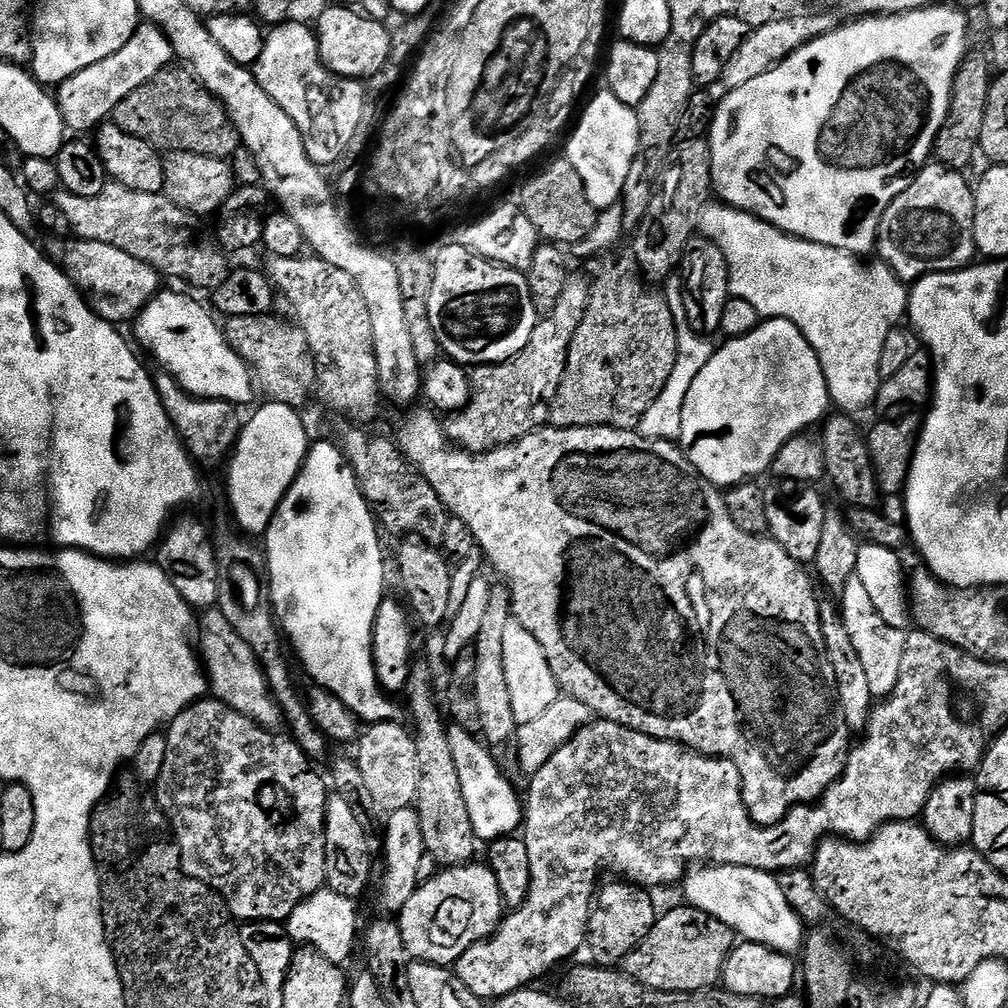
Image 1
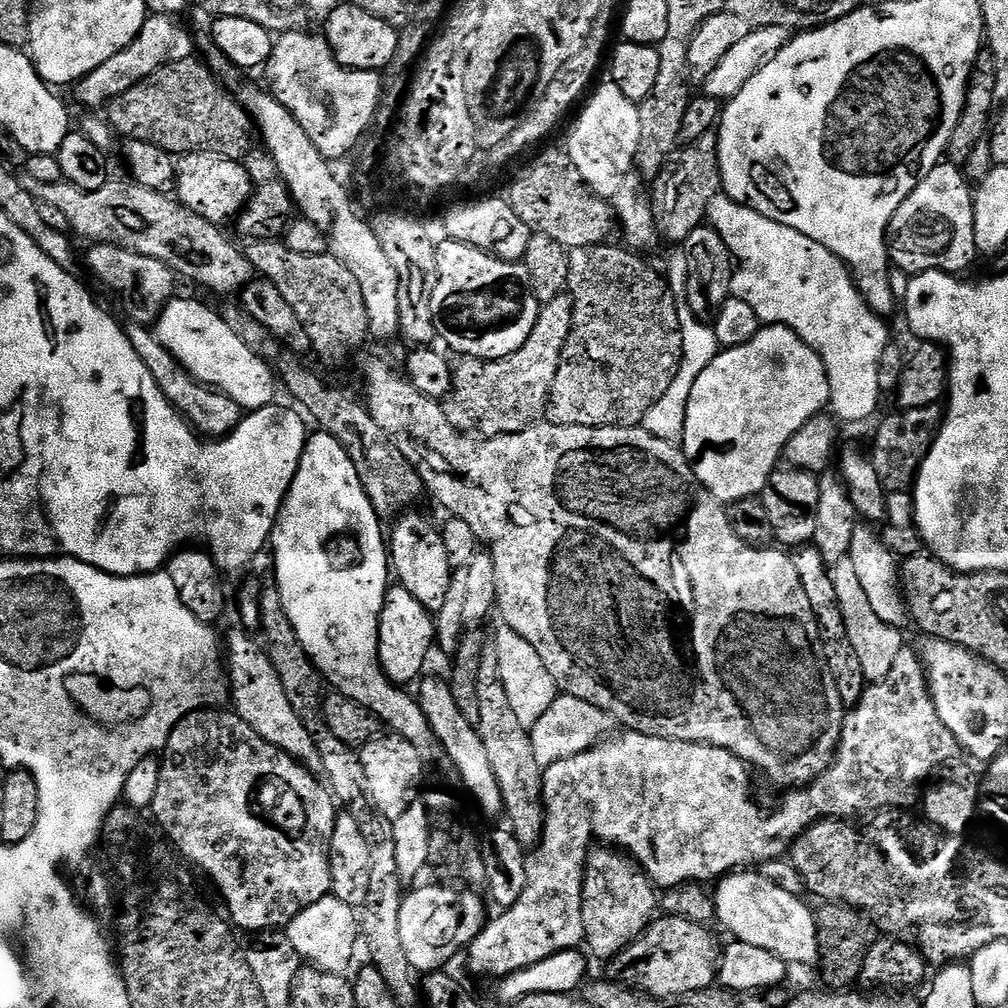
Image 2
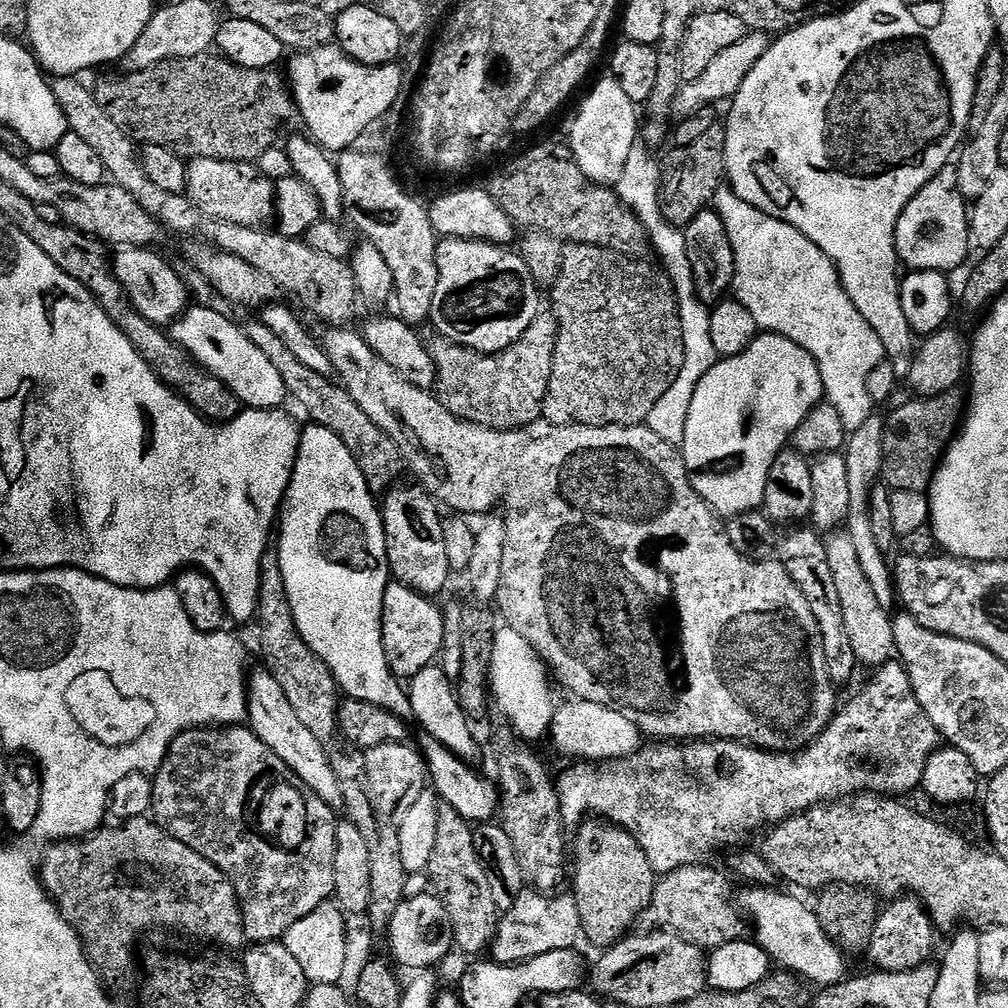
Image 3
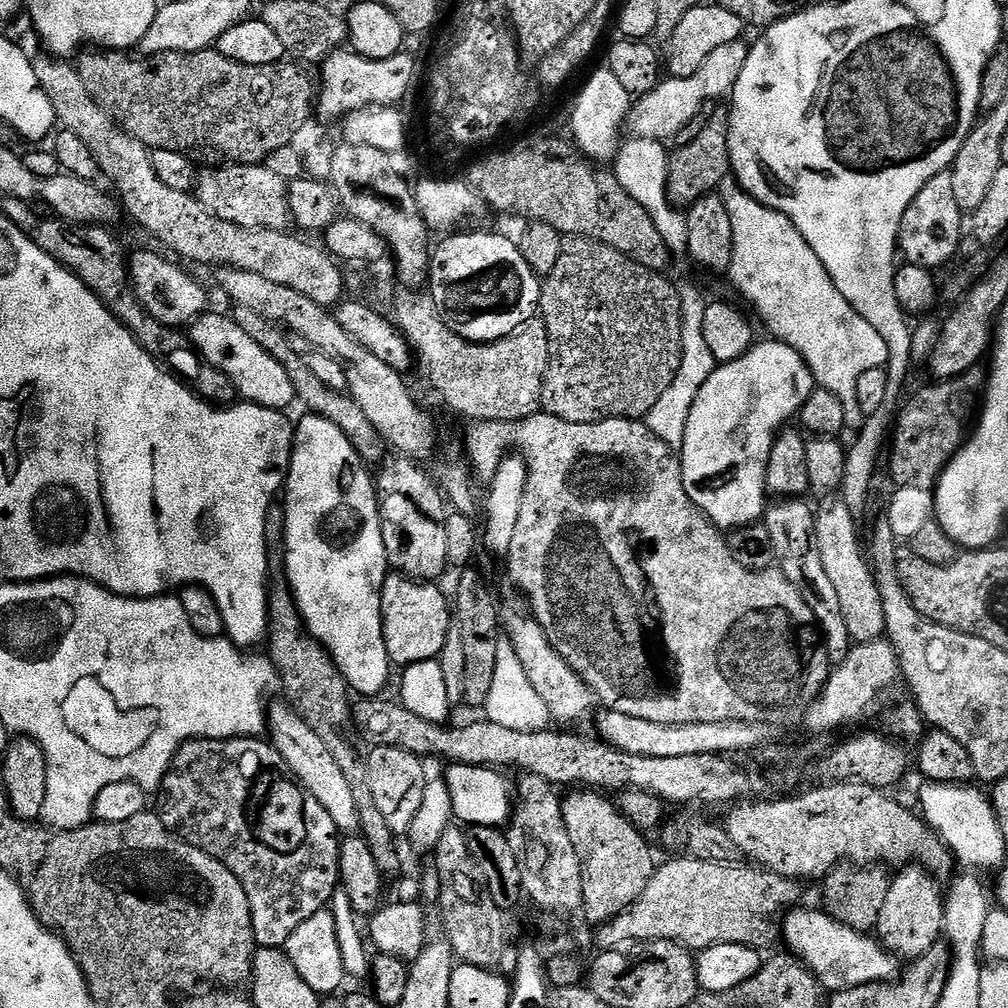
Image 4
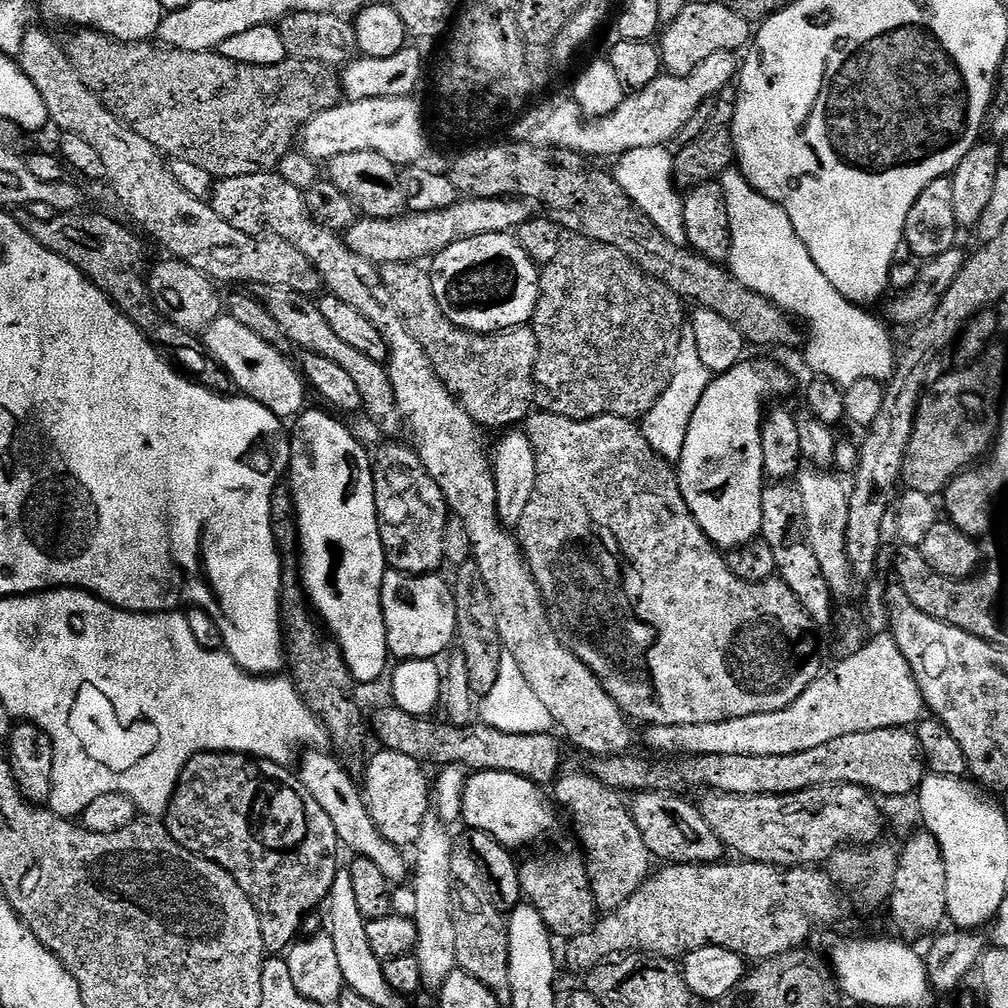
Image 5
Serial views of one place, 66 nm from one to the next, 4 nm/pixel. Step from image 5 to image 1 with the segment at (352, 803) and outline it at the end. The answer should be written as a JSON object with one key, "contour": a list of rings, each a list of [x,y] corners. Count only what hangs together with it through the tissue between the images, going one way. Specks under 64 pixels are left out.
{"contour":[[[208,610],[201,616],[204,617],[201,620],[199,617],[198,620],[198,652],[202,657],[202,667],[208,678],[211,695],[256,724],[269,730],[279,729],[279,724],[282,724],[280,705],[276,703],[264,668],[254,650],[250,650],[250,646],[246,646],[246,642],[238,638],[234,626],[226,622],[226,614],[218,610]]]}

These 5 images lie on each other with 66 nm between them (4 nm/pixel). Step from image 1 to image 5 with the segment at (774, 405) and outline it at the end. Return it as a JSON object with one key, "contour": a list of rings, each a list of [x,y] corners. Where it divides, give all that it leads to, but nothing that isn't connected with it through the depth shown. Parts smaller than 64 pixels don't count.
{"contour":[[[764,360],[758,361],[757,364],[748,363],[749,362],[741,362],[733,366],[730,371],[719,373],[719,375],[713,379],[711,386],[706,390],[706,394],[702,394],[702,402],[698,402],[698,410],[694,410],[694,418],[690,418],[690,430],[686,430],[686,446],[682,446],[682,458],[678,462],[678,475],[680,478],[682,498],[686,498],[686,506],[690,506],[690,514],[694,514],[694,518],[698,522],[698,526],[702,526],[706,538],[710,538],[712,543],[721,550],[740,548],[761,535],[762,496],[766,487],[764,463],[762,462],[762,434],[760,433],[762,413],[766,408],[764,399],[766,399],[768,395],[784,396],[792,388],[792,376],[786,369],[779,368],[776,364],[767,364]]]}

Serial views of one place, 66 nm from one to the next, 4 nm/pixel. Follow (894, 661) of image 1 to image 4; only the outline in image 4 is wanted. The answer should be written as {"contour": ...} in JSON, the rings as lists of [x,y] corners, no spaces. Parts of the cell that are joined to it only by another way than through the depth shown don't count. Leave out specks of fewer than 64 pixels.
{"contour":[[[828,498],[823,501],[824,504],[815,509],[816,534],[818,551],[822,556],[823,569],[826,570],[827,577],[830,578],[831,585],[838,590],[839,605],[842,606],[842,615],[846,618],[846,625],[851,639],[856,644],[866,644],[881,639],[885,635],[886,614],[882,614],[882,598],[878,594],[876,585],[875,571],[864,556],[860,553],[860,534],[856,530],[858,520],[850,514],[840,498]]]}

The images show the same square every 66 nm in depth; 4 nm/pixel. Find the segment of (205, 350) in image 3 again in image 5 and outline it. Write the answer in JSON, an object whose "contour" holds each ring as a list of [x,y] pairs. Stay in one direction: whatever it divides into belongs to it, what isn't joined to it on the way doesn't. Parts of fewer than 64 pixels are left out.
{"contour":[[[227,314],[220,315],[203,333],[202,339],[210,355],[230,373],[233,385],[248,399],[257,400],[281,418],[295,418],[305,411],[306,381],[301,369],[297,365],[295,368],[281,349],[258,338],[258,334],[246,330],[242,322],[234,322],[234,318]]]}

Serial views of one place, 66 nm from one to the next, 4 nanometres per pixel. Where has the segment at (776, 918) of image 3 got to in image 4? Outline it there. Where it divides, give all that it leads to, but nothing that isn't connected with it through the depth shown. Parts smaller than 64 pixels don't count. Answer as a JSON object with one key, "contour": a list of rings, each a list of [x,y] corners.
{"contour":[[[792,910],[783,917],[782,920],[782,940],[788,943],[787,951],[791,955],[803,962],[805,966],[816,976],[816,981],[821,989],[829,993],[845,992],[851,988],[861,988],[867,984],[882,984],[892,982],[897,979],[896,964],[897,957],[884,949],[884,945],[879,939],[863,932],[855,932],[850,926],[839,924],[834,917],[829,916],[823,910],[817,912],[800,912],[801,910]]]}

